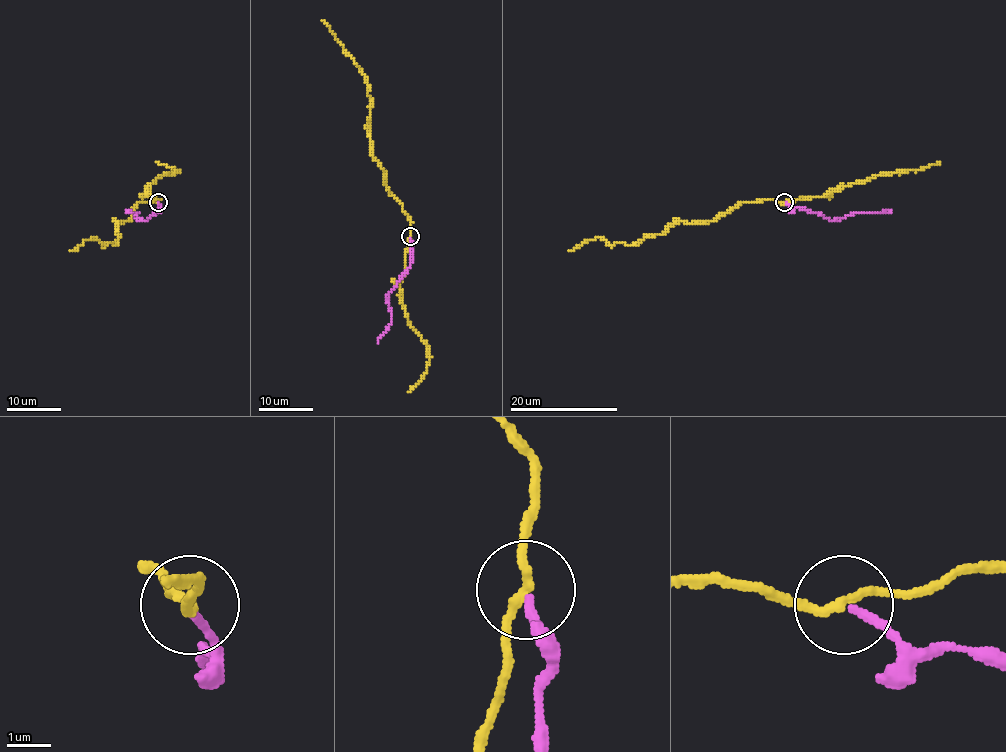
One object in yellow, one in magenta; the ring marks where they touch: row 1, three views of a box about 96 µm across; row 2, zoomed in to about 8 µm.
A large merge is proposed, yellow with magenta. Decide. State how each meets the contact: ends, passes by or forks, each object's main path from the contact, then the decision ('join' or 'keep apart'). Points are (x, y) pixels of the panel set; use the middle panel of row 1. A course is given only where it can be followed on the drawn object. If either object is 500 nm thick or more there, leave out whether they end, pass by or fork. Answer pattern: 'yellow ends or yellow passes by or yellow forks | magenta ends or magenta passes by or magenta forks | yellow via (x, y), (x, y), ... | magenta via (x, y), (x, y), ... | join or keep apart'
yellow passes by | magenta ends | yellow via (409, 236), (411, 220), (391, 193), (384, 170), (373, 157), (368, 133), (370, 98), (366, 76), (322, 21) | magenta via (409, 237), (412, 262), (388, 294), (392, 322), (377, 344) | keep apart

